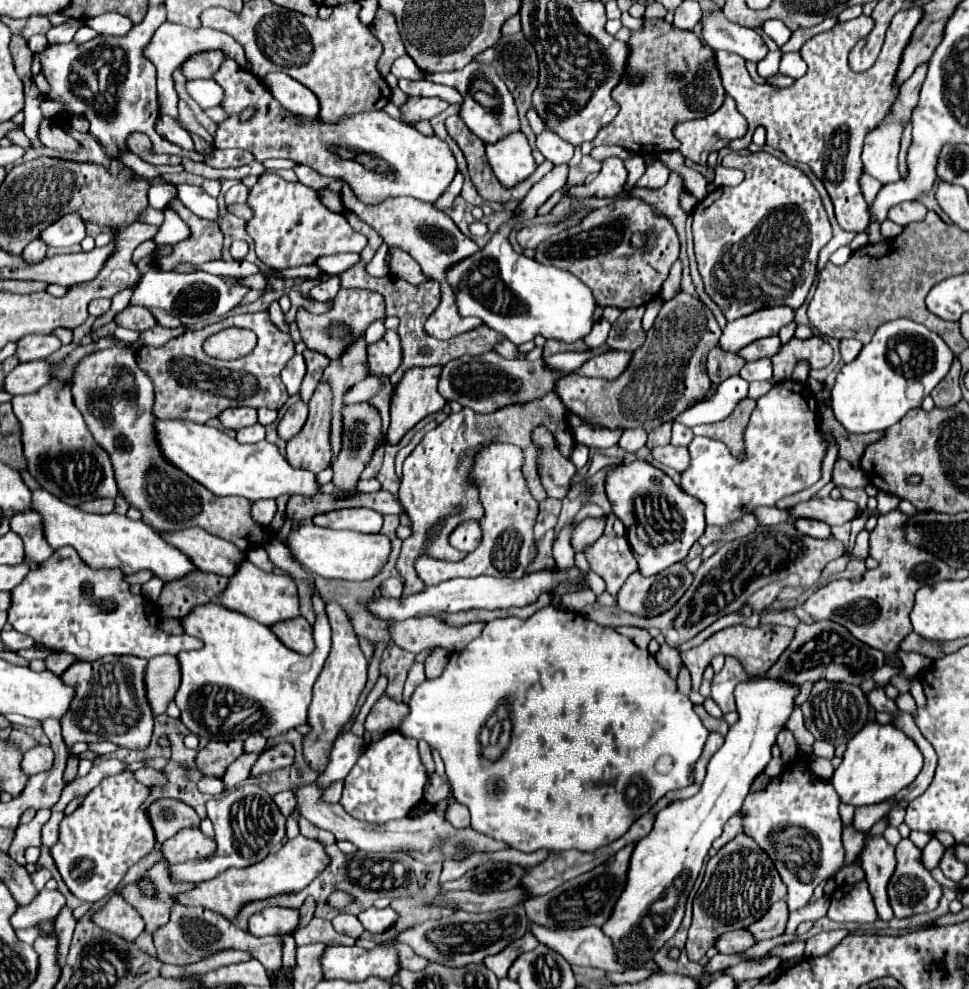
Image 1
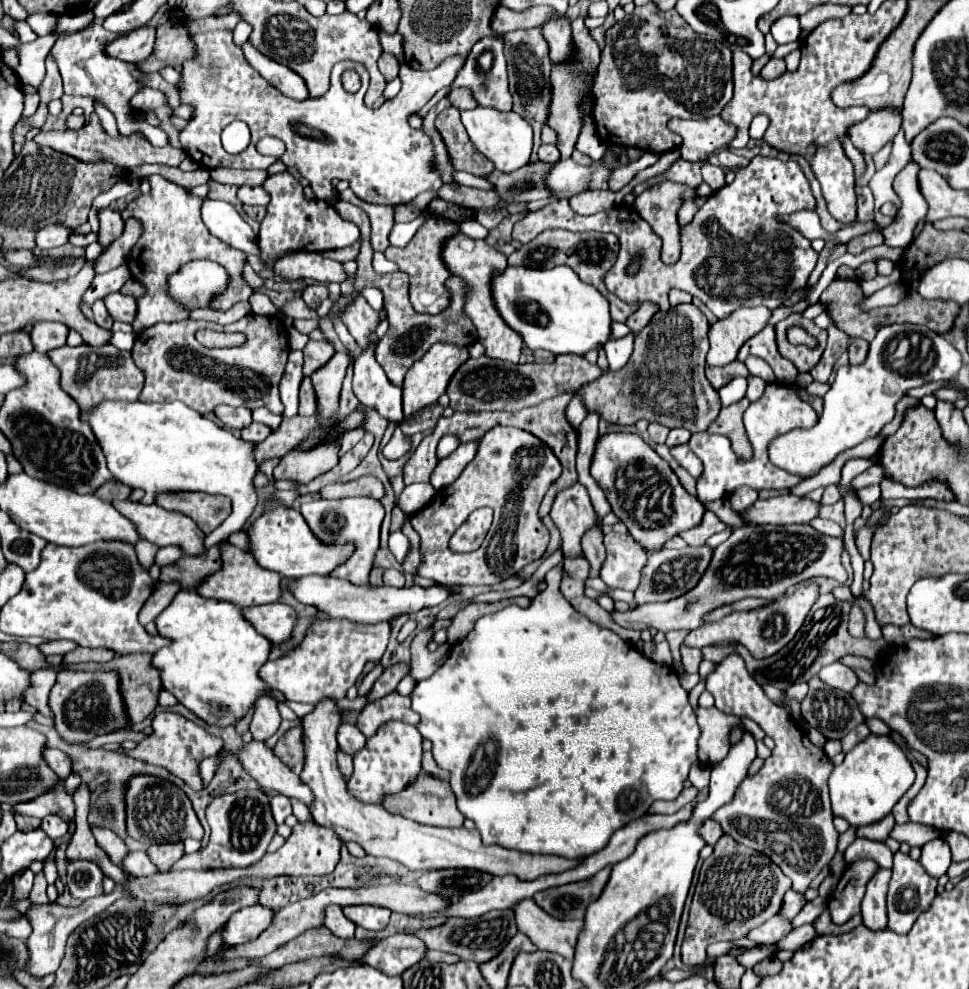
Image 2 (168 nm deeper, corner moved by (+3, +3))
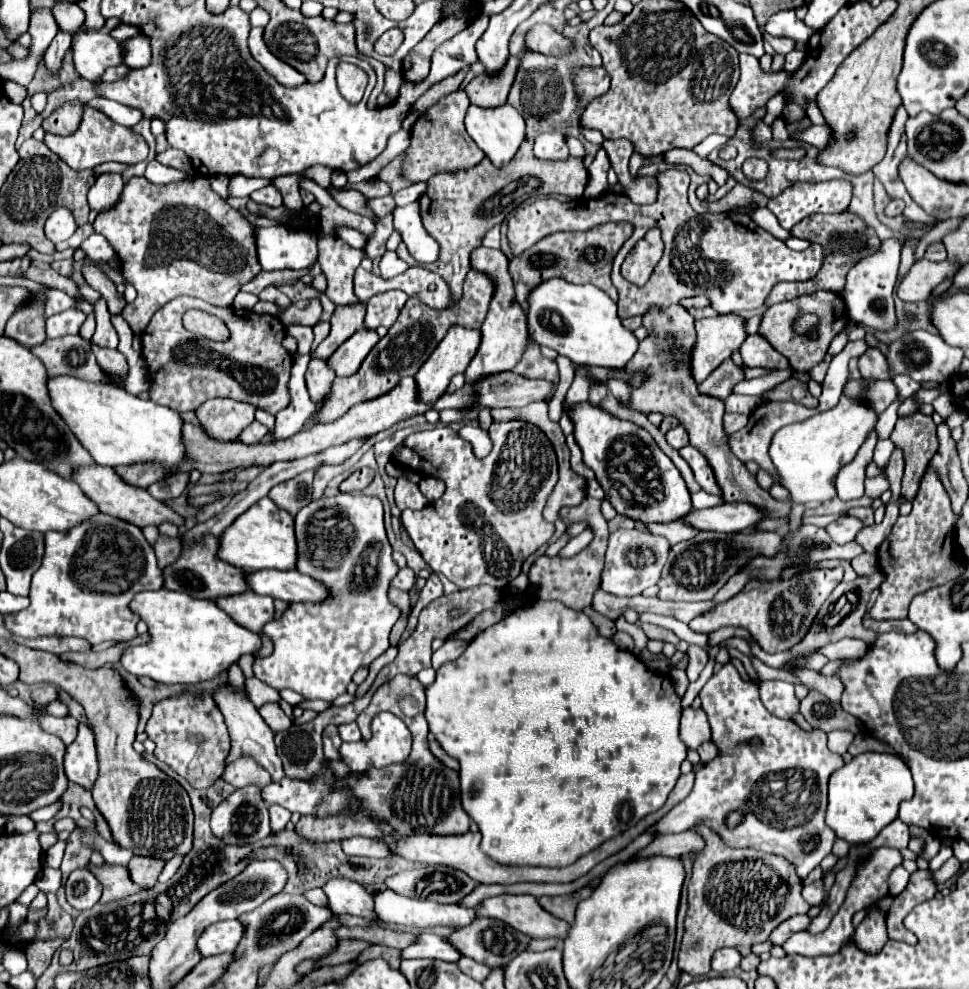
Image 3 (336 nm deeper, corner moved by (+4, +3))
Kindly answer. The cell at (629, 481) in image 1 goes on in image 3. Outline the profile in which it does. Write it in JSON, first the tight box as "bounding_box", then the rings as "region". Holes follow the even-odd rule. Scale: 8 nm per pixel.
{"bounding_box":[564,400,692,522],"region":[[[588,400],[564,406],[564,410],[574,424],[574,438],[584,454],[584,462],[594,470],[596,480],[618,514],[642,522],[672,522],[692,510],[690,492],[682,474],[644,428],[620,420]]]}

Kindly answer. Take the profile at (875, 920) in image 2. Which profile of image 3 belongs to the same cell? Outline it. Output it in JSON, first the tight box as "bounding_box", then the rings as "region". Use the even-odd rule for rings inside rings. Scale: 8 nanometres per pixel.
{"bounding_box":[854,910,888,954],"region":[[[874,910],[860,922],[860,926],[856,928],[854,934],[854,942],[856,946],[860,946],[860,950],[864,950],[866,954],[876,954],[884,948],[884,942],[888,942],[888,934],[886,934],[886,918],[884,914],[880,914],[878,910]]]}

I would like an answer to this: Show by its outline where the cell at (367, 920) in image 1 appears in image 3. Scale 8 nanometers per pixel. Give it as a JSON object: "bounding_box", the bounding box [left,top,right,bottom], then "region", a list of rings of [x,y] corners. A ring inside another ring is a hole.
{"bounding_box":[322,878,376,918],"region":[[[330,878],[322,886],[328,896],[328,908],[334,914],[352,914],[362,918],[376,918],[374,916],[374,896],[364,890],[362,884],[350,878]]]}

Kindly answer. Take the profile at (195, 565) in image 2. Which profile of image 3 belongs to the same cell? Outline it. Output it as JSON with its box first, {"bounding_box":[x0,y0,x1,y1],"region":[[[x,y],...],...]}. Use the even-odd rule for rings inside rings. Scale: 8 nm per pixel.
{"bounding_box":[156,534,180,566],"region":[[[164,534],[158,536],[156,540],[156,558],[158,558],[158,566],[168,566],[172,564],[178,556],[180,556],[180,538],[168,538]]]}

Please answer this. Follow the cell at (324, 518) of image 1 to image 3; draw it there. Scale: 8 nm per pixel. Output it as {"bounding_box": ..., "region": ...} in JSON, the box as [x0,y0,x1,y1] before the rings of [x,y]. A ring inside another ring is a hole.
{"bounding_box":[254,494,400,702],"region":[[[336,494],[336,496],[330,496],[330,498],[322,498],[322,500],[314,500],[310,502],[308,506],[304,506],[296,518],[294,518],[294,526],[296,526],[296,542],[298,542],[298,560],[296,560],[296,570],[300,574],[308,574],[310,578],[316,578],[318,582],[324,582],[324,586],[328,586],[328,594],[334,594],[332,598],[326,598],[324,602],[298,602],[298,604],[290,604],[282,618],[280,620],[272,620],[264,626],[264,634],[272,640],[274,644],[274,652],[268,656],[268,658],[262,658],[262,660],[254,660],[254,676],[260,678],[262,682],[266,682],[268,686],[276,688],[276,690],[284,690],[284,688],[290,688],[298,694],[302,694],[306,700],[328,700],[332,702],[334,698],[338,698],[340,694],[346,692],[346,686],[352,682],[352,676],[358,668],[362,666],[370,666],[372,660],[376,660],[380,654],[384,654],[390,646],[388,642],[388,636],[390,636],[390,630],[392,626],[396,624],[396,620],[400,618],[400,608],[396,604],[390,602],[388,598],[388,588],[390,588],[390,582],[392,578],[398,574],[398,566],[392,558],[392,546],[386,538],[386,530],[384,530],[384,510],[382,510],[382,502],[378,498],[372,498],[372,496],[366,496],[366,494]]]}

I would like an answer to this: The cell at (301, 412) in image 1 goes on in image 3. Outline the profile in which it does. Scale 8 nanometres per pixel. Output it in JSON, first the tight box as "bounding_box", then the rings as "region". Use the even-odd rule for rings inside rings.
{"bounding_box":[306,358,336,402],"region":[[[312,358],[306,370],[306,386],[310,392],[312,402],[322,402],[324,396],[330,392],[332,380],[336,378],[334,370],[328,366],[328,360],[316,360]]]}

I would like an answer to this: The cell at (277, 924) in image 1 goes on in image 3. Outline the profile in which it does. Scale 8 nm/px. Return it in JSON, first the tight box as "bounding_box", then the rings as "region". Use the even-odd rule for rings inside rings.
{"bounding_box":[198,920,244,958],"region":[[[238,920],[216,922],[208,926],[198,938],[198,952],[202,958],[232,952],[242,936],[244,936],[244,926]]]}

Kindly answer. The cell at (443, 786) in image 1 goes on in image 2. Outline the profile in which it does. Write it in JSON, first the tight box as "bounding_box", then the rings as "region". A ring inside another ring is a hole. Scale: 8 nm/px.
{"bounding_box":[423,752,449,780],"region":[[[423,752],[423,770],[425,770],[425,774],[429,774],[429,776],[433,776],[433,778],[439,778],[439,780],[447,780],[447,778],[449,778],[449,772],[441,770],[441,768],[435,764],[431,752]]]}

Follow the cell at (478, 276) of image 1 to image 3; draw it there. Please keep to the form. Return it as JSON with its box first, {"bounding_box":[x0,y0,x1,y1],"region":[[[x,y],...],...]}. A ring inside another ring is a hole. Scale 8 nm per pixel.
{"bounding_box":[528,278,638,368],"region":[[[552,278],[534,288],[528,296],[528,328],[530,338],[540,346],[556,350],[574,364],[590,364],[602,368],[624,368],[638,350],[634,332],[626,330],[616,314],[616,302],[594,284],[568,284],[562,278]]]}

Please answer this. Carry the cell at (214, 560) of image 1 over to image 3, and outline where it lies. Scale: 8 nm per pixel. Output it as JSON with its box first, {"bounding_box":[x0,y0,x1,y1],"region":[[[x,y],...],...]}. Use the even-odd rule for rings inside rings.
{"bounding_box":[72,466,184,528],"region":[[[80,466],[80,470],[76,470],[76,474],[72,474],[72,480],[82,488],[82,492],[96,502],[100,512],[112,514],[116,518],[122,518],[126,522],[132,522],[140,528],[148,526],[148,524],[162,524],[162,522],[176,522],[178,526],[184,524],[184,518],[180,514],[176,514],[172,508],[168,508],[164,502],[152,498],[148,494],[146,488],[138,488],[138,486],[128,486],[128,482],[124,482],[110,466]]]}

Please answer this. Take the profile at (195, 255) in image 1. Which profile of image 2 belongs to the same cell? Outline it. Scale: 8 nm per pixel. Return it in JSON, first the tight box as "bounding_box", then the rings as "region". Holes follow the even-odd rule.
{"bounding_box":[123,174,253,334],"region":[[[151,174],[143,180],[149,180],[151,192],[135,198],[123,212],[123,218],[133,216],[133,218],[139,218],[143,222],[143,234],[127,256],[127,266],[133,274],[133,278],[147,288],[147,294],[137,300],[139,308],[137,308],[137,318],[133,322],[133,330],[139,334],[141,330],[147,330],[149,326],[153,326],[157,322],[181,322],[187,318],[189,312],[185,312],[175,300],[171,300],[167,296],[165,280],[169,274],[177,272],[181,264],[195,260],[195,258],[207,258],[207,260],[219,262],[227,270],[227,274],[231,276],[229,290],[223,292],[221,296],[217,296],[211,302],[211,308],[229,310],[233,304],[247,300],[253,290],[241,278],[241,266],[245,262],[245,254],[227,246],[225,242],[221,242],[209,234],[209,230],[205,228],[205,224],[201,220],[201,212],[199,212],[201,198],[189,196],[185,188],[165,180],[159,174]]]}

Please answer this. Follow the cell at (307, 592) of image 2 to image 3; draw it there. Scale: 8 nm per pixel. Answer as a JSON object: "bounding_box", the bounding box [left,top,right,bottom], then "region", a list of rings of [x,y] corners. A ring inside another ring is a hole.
{"bounding_box":[244,570,328,602],"region":[[[256,570],[244,572],[244,578],[248,578],[252,592],[284,602],[320,602],[328,596],[324,584],[300,572],[296,574],[296,570]]]}

